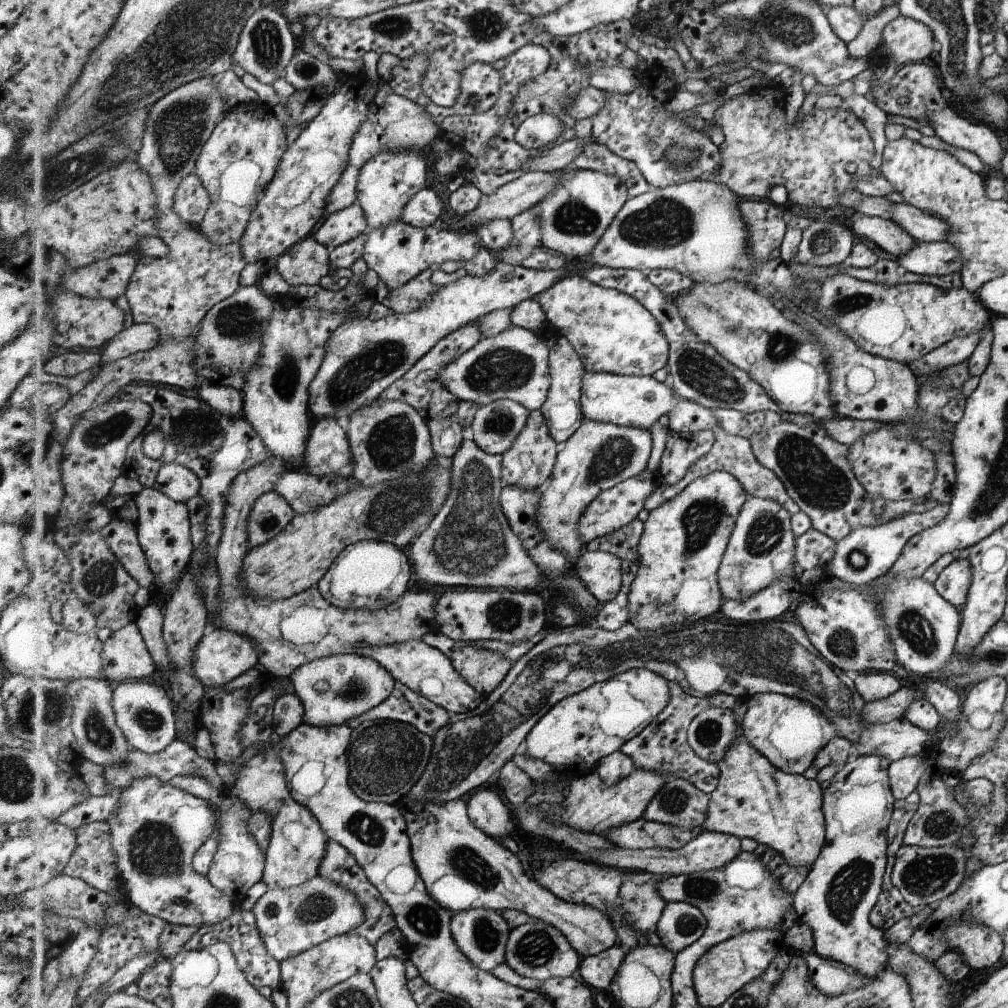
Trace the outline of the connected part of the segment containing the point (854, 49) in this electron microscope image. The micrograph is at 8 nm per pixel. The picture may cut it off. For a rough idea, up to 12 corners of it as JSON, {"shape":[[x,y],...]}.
{"shape":[[897,3],[866,20],[848,44],[853,58],[877,50],[885,24],[899,16]]}

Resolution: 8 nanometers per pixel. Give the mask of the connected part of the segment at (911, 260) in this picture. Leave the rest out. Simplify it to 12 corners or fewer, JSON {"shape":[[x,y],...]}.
{"shape":[[947,241],[918,243],[893,259],[907,272],[958,273],[959,252]]}

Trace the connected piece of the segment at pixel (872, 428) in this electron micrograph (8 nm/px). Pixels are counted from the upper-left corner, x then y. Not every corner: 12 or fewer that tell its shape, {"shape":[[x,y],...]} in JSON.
{"shape":[[840,417],[822,425],[849,447],[885,423]]}

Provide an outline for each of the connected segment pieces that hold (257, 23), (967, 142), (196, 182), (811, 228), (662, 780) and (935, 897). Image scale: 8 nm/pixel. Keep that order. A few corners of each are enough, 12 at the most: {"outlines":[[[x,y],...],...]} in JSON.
{"outlines":[[[261,7],[235,65],[263,84],[285,78],[300,46],[285,15]],[[931,61],[907,63],[870,99],[887,114],[924,119],[934,135],[973,152],[984,172],[1004,151],[941,97]],[[196,173],[175,194],[181,222],[199,228],[211,196]],[[812,220],[795,264],[839,266],[853,252],[852,228]],[[637,770],[607,786],[573,780],[569,828],[613,834],[644,816],[668,776]],[[901,845],[891,882],[933,906],[966,875],[960,846]]]}

